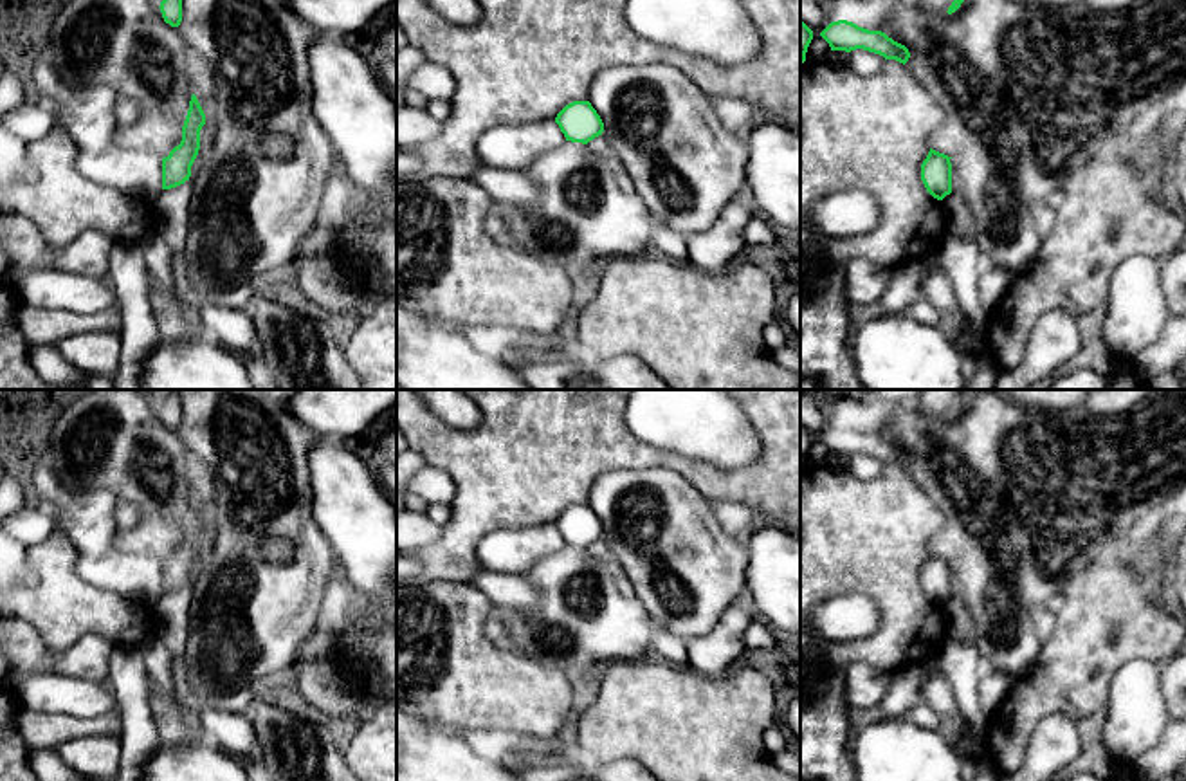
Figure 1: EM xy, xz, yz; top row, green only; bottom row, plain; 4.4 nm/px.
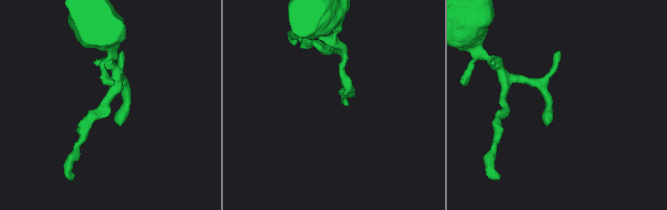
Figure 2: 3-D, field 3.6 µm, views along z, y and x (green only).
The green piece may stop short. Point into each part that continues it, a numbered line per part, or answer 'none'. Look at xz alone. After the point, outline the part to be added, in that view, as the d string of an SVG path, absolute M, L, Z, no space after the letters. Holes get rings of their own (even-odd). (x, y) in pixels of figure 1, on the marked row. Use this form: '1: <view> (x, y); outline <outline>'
none

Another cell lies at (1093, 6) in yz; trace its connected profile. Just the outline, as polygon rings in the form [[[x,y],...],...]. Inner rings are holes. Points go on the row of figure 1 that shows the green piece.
[[[1085,0],[1081,9],[1092,14],[1121,14],[1139,2],[1141,0]]]

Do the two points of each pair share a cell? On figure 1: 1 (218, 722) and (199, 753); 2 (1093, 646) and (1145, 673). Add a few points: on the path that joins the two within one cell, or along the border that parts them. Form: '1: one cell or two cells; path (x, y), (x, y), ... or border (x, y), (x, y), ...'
1: two cells; border (202, 733), (231, 754)
2: two cells; border (1159, 662), (1127, 661), (1111, 680), (1109, 702)

